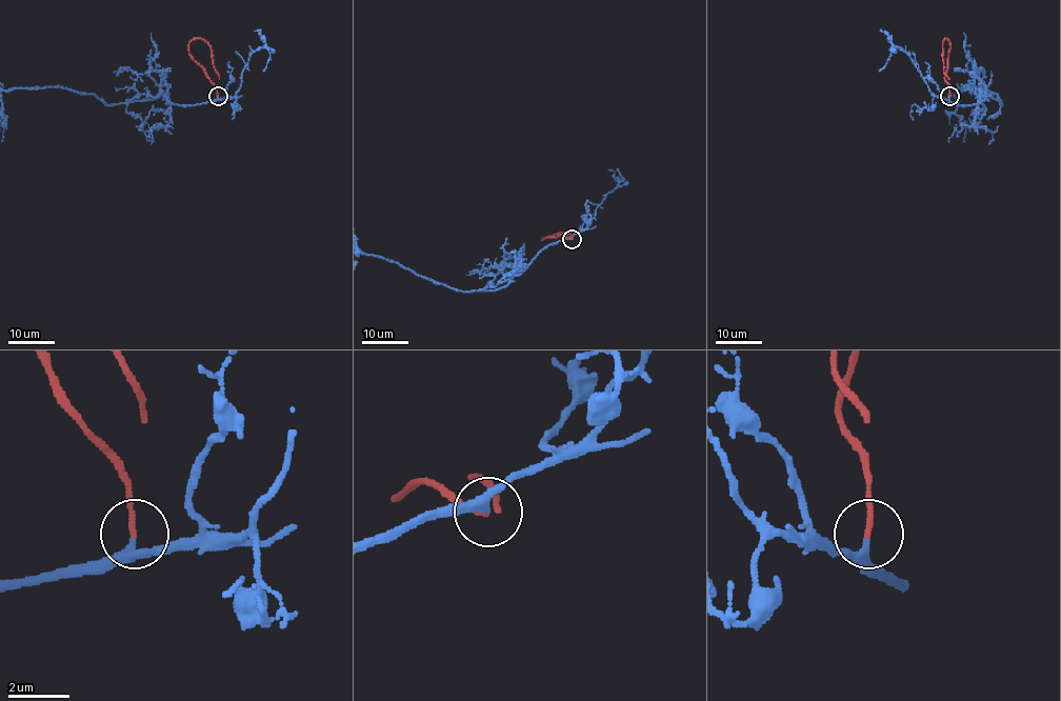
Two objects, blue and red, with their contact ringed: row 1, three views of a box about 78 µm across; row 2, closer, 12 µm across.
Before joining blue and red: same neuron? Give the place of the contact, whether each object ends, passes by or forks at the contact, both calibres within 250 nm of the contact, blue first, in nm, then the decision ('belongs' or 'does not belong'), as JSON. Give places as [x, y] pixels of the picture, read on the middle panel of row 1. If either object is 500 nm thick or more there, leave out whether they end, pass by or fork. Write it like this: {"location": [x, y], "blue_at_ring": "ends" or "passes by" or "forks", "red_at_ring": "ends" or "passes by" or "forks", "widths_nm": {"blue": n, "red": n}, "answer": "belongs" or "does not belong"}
{"location": [572, 239], "blue_at_ring": "passes by", "red_at_ring": "ends", "widths_nm": {"blue": 280, "red": 190}, "answer": "belongs"}

